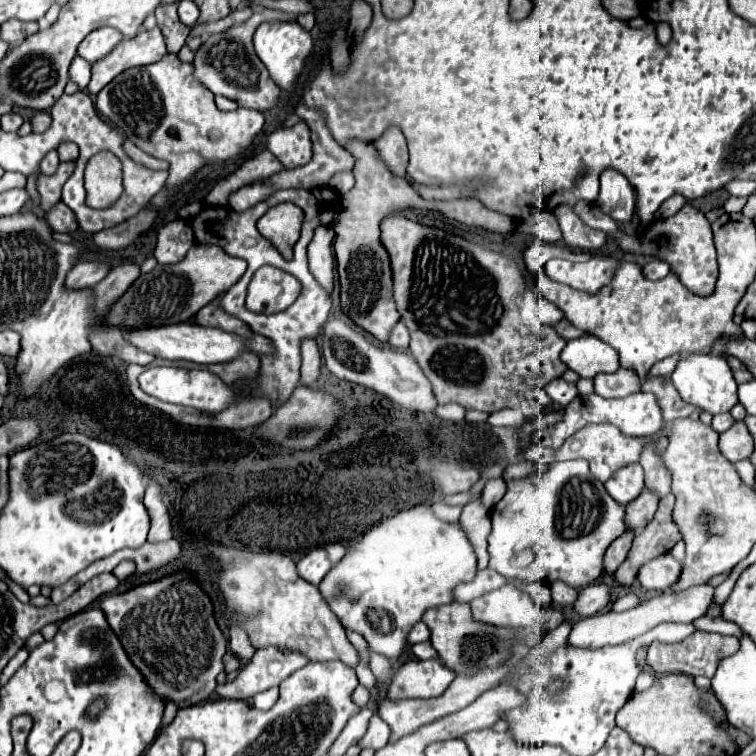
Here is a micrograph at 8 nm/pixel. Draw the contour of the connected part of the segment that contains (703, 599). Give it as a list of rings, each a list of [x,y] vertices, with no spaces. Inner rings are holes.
[[[707,584],[687,588],[685,592],[679,592],[679,594],[659,594],[647,602],[641,602],[637,608],[631,608],[627,612],[619,612],[619,614],[617,612],[601,612],[595,616],[581,618],[577,624],[573,624],[573,630],[571,630],[567,642],[575,648],[595,650],[595,648],[603,648],[609,644],[627,642],[635,636],[645,634],[647,630],[651,630],[653,626],[657,626],[661,622],[687,622],[689,624],[693,618],[699,618],[705,614],[711,598],[713,598],[713,588]]]

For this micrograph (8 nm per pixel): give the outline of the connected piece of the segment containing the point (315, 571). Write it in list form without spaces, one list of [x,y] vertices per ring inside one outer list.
[[[315,548],[311,550],[307,556],[303,556],[299,562],[297,562],[297,570],[299,570],[299,576],[311,584],[319,584],[323,580],[323,576],[331,570],[331,562],[327,558],[327,552],[325,548]]]

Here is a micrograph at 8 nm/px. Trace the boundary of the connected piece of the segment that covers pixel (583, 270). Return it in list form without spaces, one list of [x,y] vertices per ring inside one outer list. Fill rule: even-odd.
[[[593,258],[583,264],[549,262],[547,272],[549,272],[549,278],[557,282],[563,282],[563,284],[569,284],[573,288],[593,294],[611,280],[615,266],[617,262],[611,258]]]

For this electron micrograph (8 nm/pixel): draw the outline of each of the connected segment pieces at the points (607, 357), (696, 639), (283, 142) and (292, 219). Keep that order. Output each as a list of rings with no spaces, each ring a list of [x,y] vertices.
[[[591,334],[569,340],[561,350],[561,362],[581,378],[593,378],[597,372],[615,372],[619,368],[617,352]]]
[[[697,630],[695,634],[691,634],[689,638],[675,642],[675,644],[663,644],[663,642],[653,642],[647,650],[647,664],[653,668],[655,674],[687,674],[687,676],[705,676],[705,678],[713,678],[717,669],[719,660],[730,656],[737,652],[740,648],[740,642],[735,636],[723,636],[717,632],[703,632]]]
[[[299,122],[293,128],[275,130],[267,142],[267,148],[281,160],[285,168],[297,168],[307,164],[311,158],[311,140],[307,124]]]
[[[283,202],[269,208],[259,220],[257,228],[285,260],[293,258],[293,246],[299,240],[303,223],[303,210],[291,202]]]

